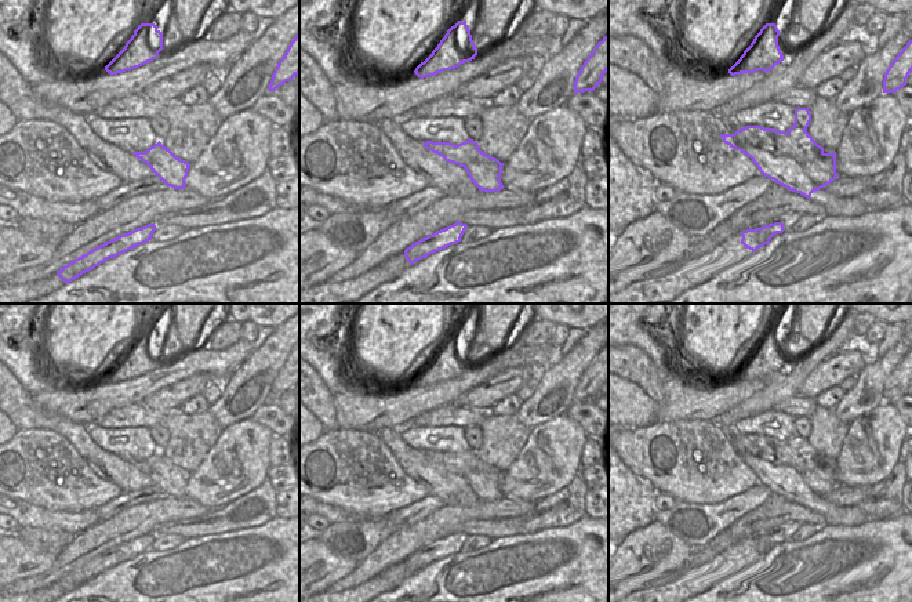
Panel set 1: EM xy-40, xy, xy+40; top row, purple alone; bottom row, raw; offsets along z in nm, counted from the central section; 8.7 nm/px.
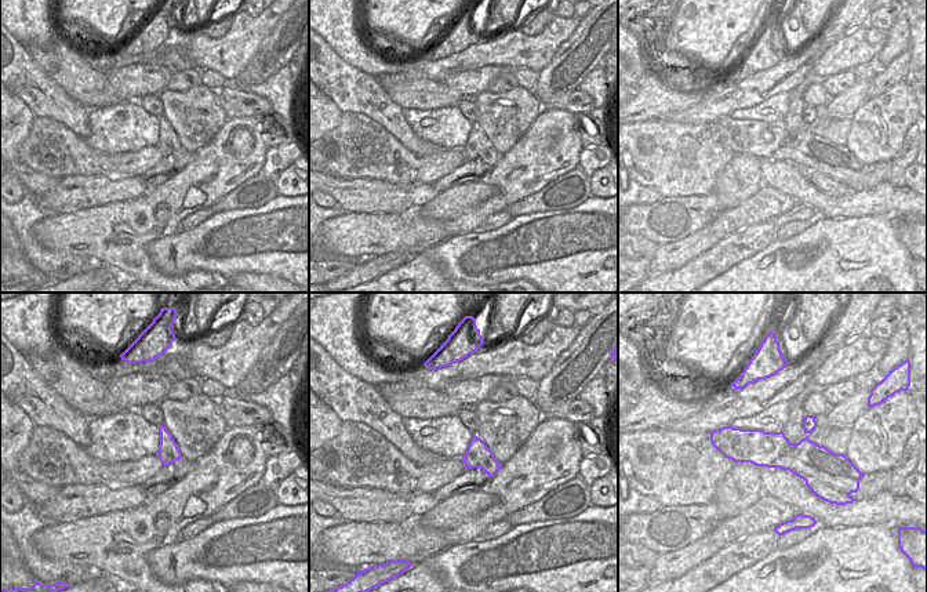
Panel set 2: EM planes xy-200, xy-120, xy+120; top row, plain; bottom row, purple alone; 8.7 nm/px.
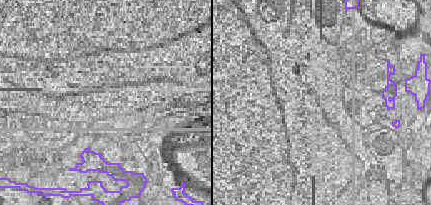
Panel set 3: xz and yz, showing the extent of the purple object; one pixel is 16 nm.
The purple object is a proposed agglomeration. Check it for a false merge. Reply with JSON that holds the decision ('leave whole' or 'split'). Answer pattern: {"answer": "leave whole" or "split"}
{"answer": "split"}

